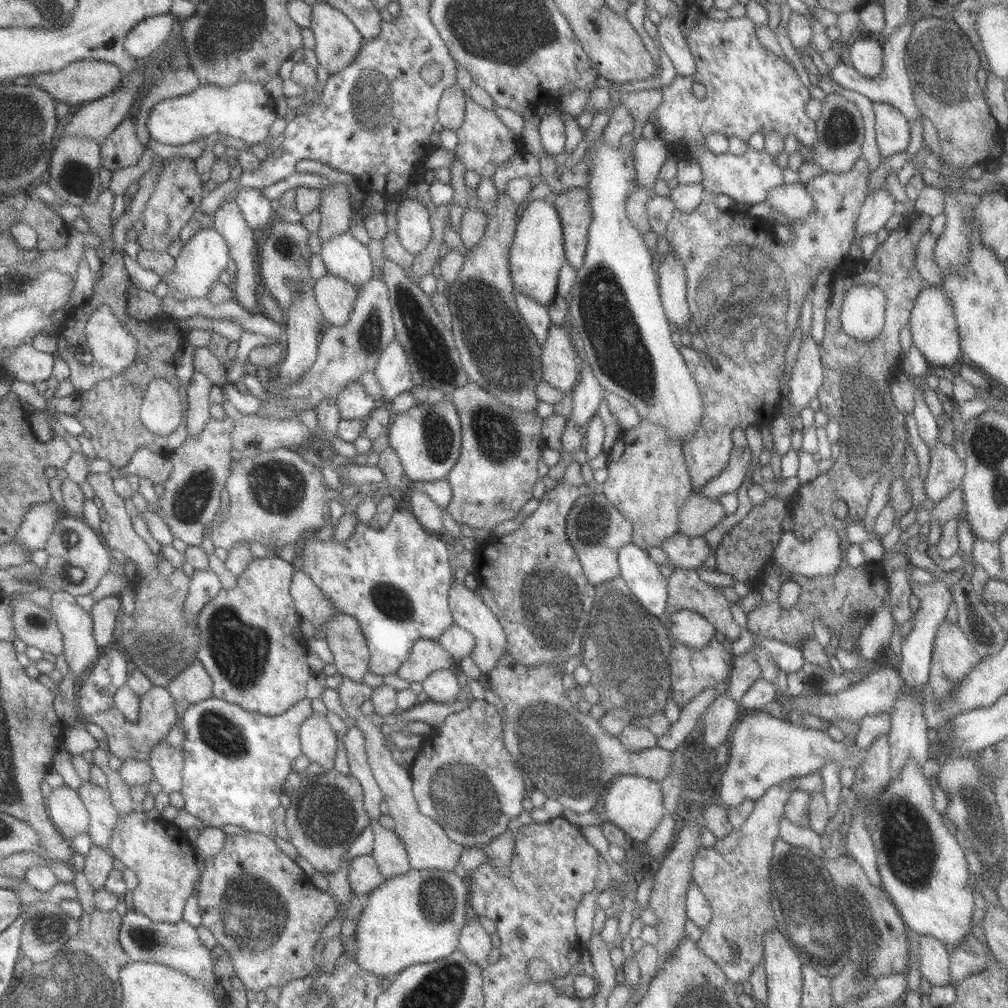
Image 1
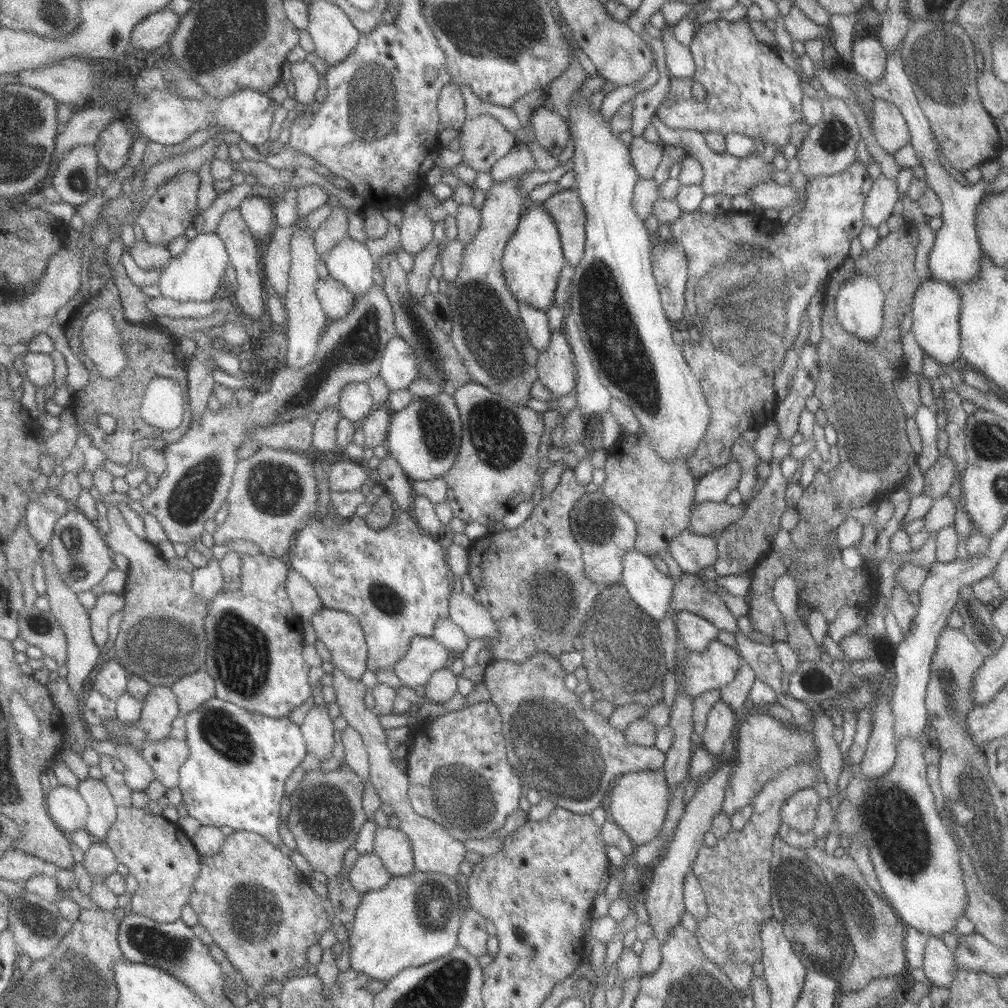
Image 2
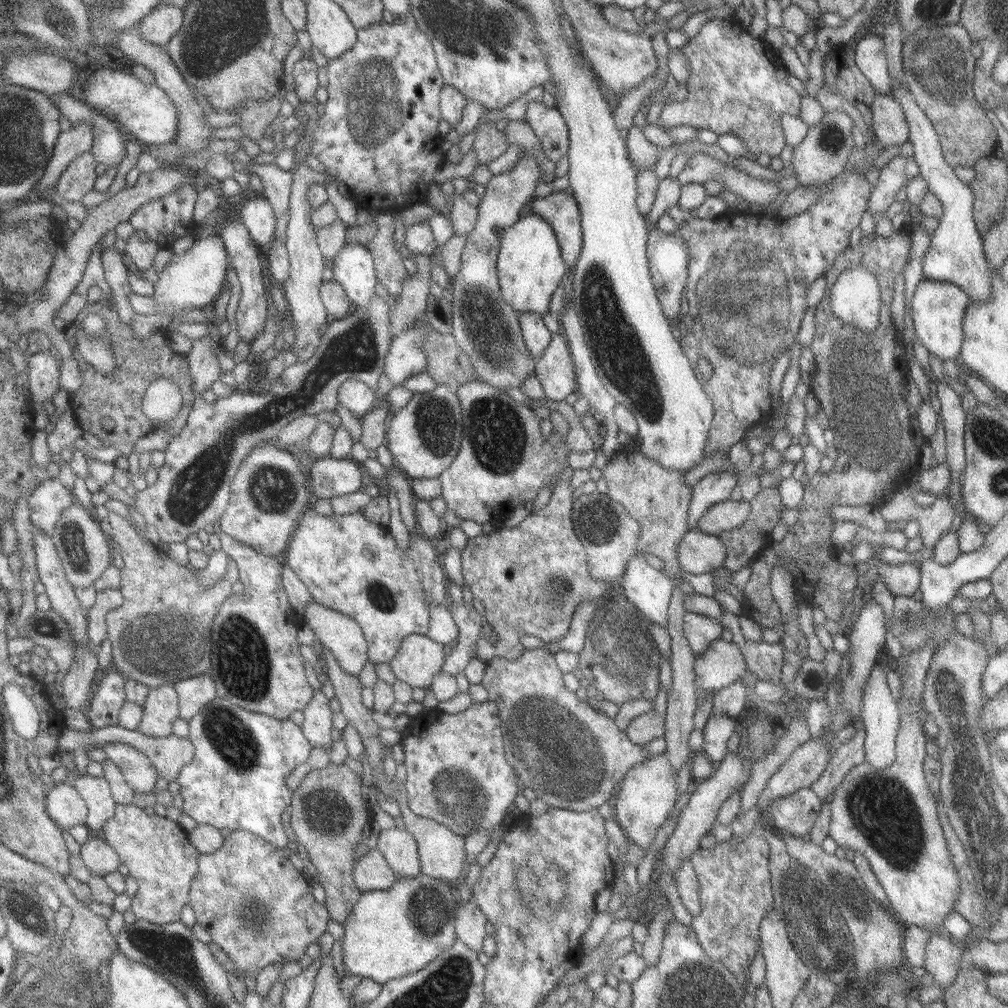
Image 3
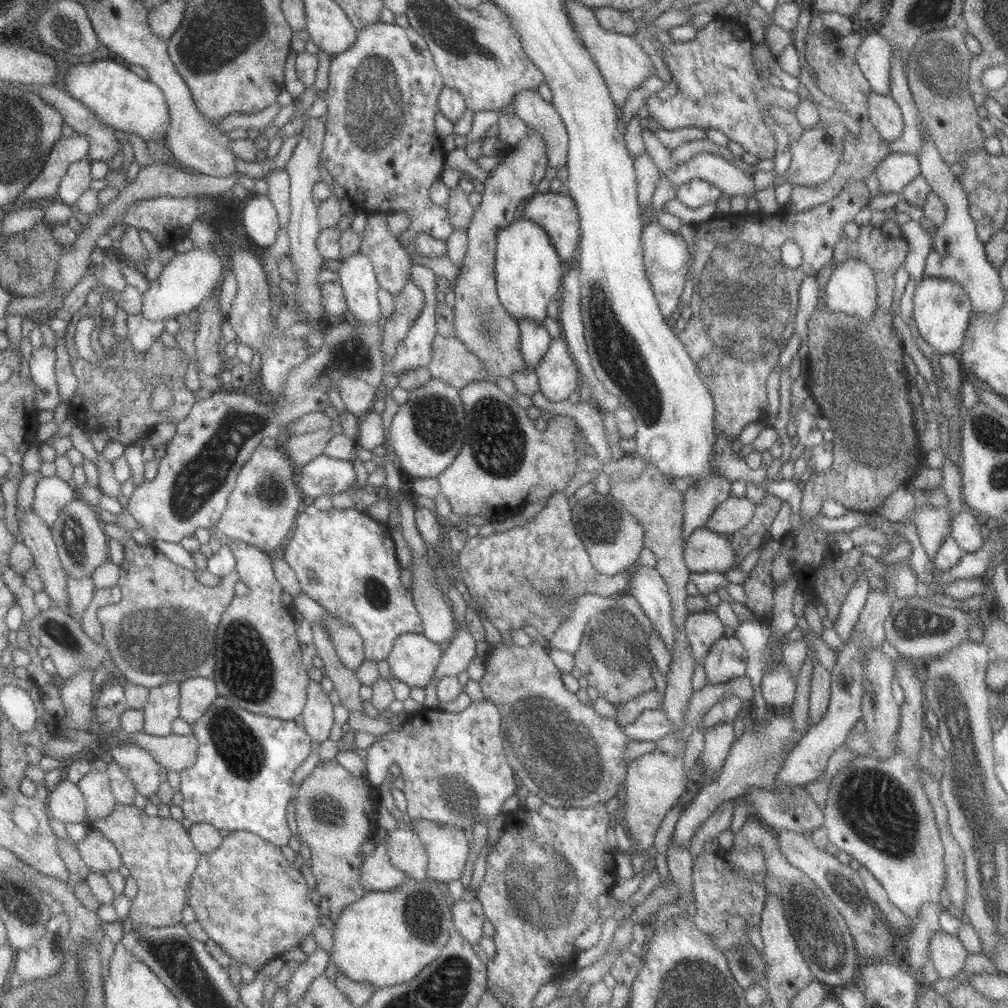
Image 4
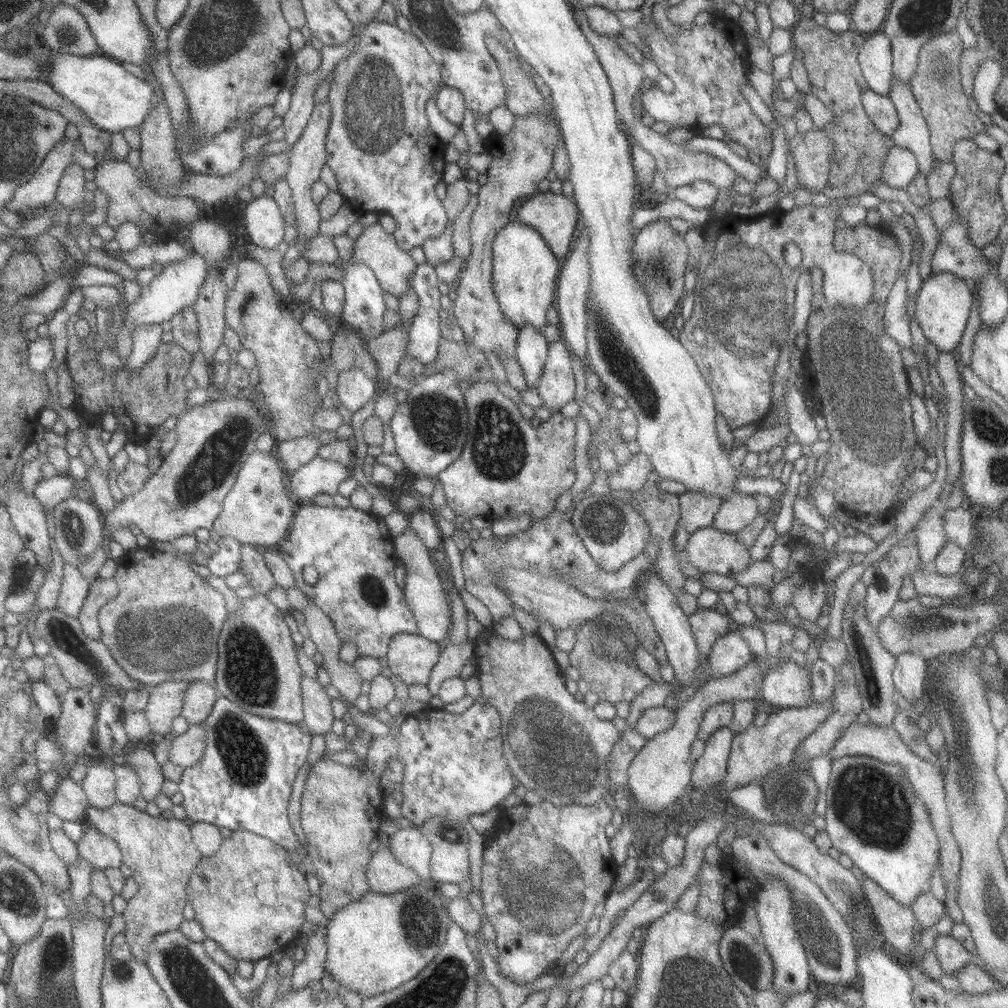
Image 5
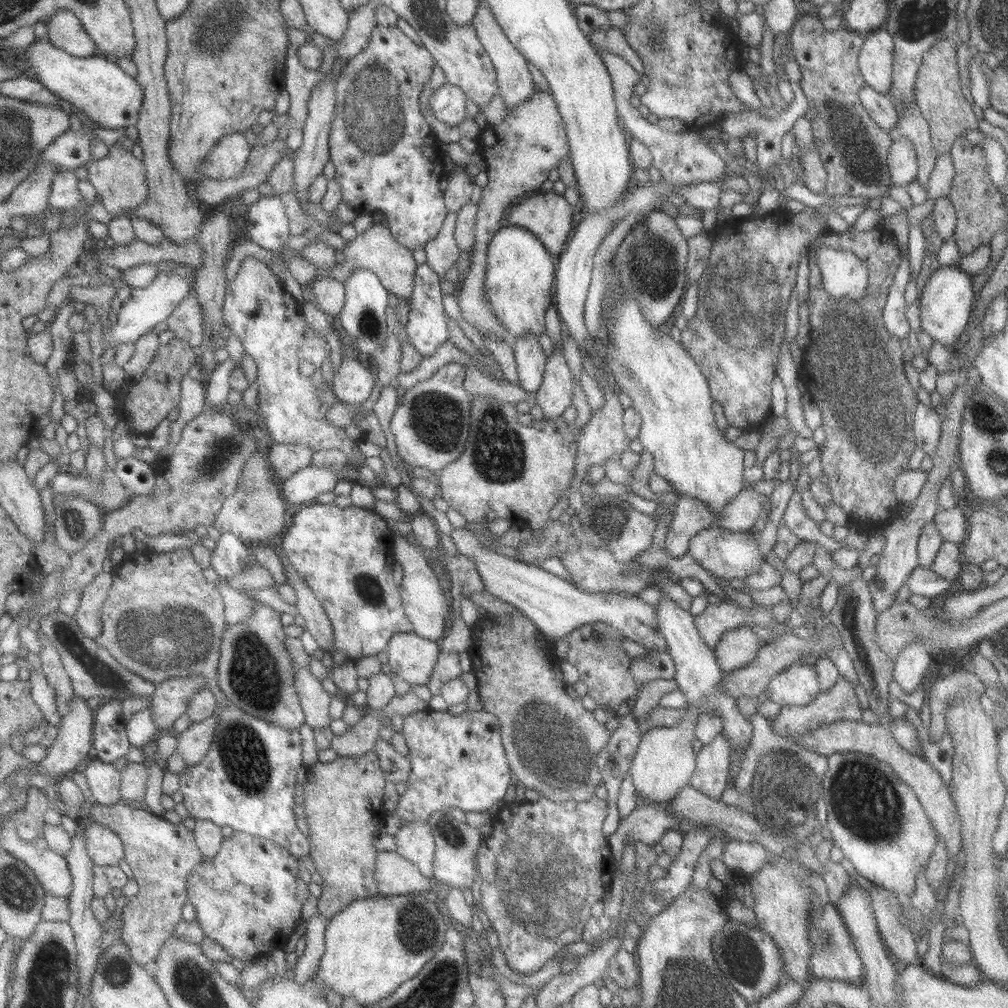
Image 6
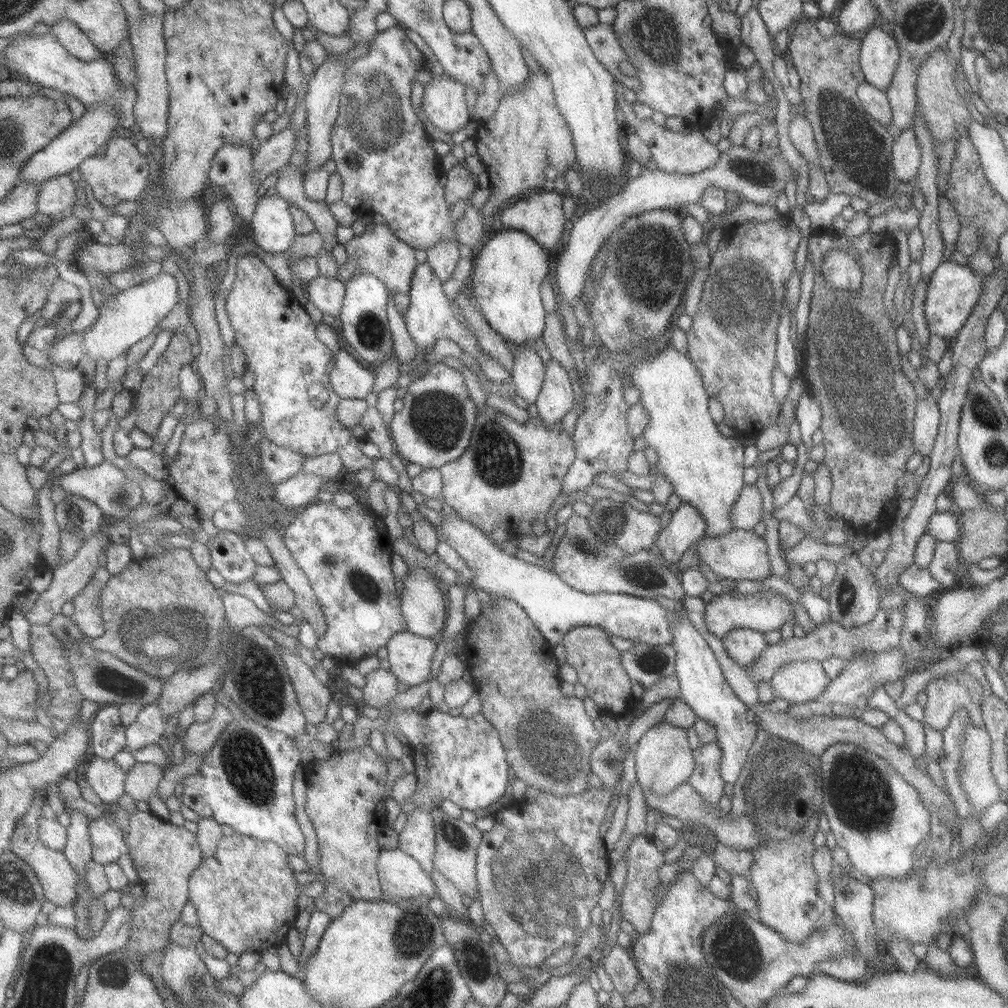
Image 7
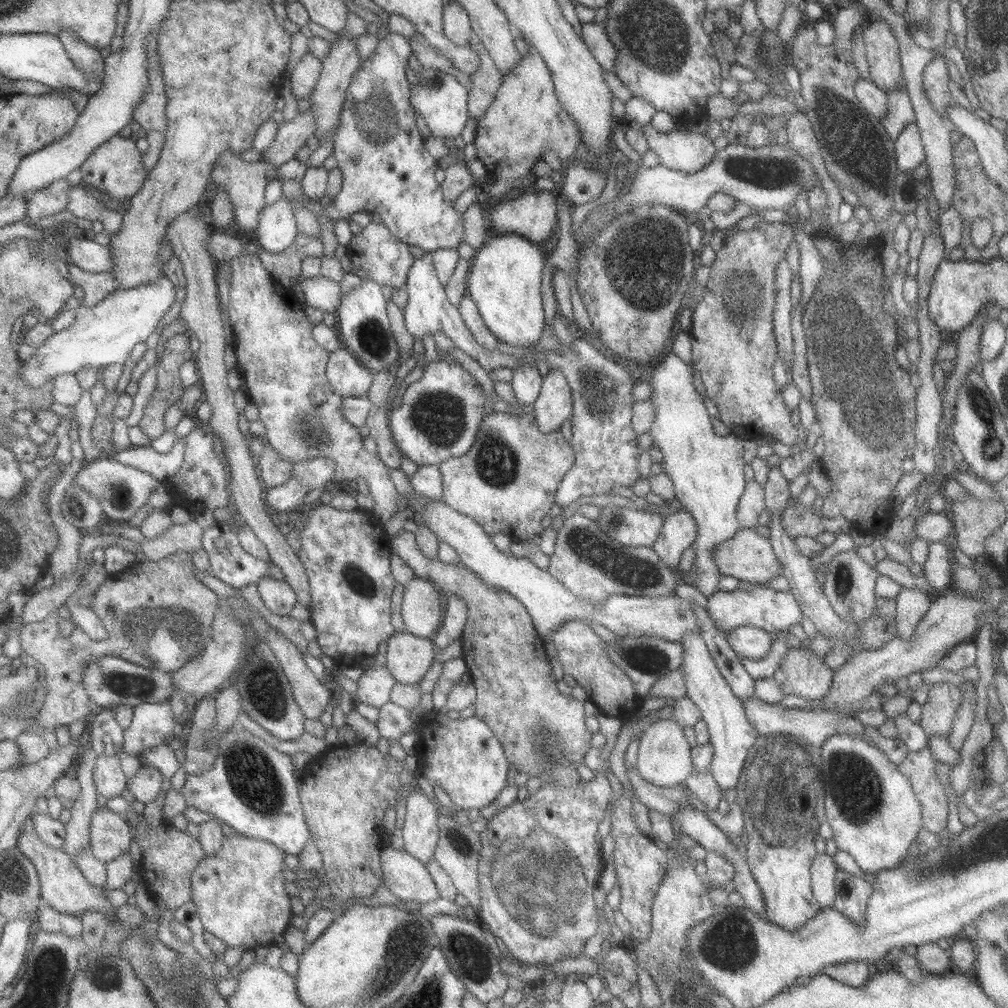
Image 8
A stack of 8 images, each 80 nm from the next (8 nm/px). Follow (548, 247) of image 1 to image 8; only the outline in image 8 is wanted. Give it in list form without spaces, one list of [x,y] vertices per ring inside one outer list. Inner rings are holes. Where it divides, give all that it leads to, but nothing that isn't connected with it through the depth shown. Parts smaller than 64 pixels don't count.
[[[515,233],[503,234],[503,236],[490,239],[472,260],[468,276],[468,295],[477,303],[487,328],[501,343],[505,342],[510,346],[533,347],[541,340],[545,332],[545,308],[543,308],[543,294],[541,294],[545,256],[539,250],[540,247],[535,246],[535,243],[526,237]]]

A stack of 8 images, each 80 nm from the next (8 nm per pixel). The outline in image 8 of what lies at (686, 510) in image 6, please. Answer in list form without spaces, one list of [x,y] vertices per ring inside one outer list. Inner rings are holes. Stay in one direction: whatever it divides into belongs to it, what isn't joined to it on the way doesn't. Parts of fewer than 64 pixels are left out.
[[[679,508],[674,513],[662,517],[661,532],[650,547],[664,565],[674,570],[681,552],[692,546],[695,535],[695,521],[687,511]]]

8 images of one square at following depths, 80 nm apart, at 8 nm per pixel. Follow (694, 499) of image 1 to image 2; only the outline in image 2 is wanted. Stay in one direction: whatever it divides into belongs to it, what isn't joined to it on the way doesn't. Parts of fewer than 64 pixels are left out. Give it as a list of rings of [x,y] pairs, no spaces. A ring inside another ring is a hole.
[[[725,501],[692,503],[686,529],[691,534],[713,536],[734,523],[742,512],[740,502],[738,506],[729,506]]]

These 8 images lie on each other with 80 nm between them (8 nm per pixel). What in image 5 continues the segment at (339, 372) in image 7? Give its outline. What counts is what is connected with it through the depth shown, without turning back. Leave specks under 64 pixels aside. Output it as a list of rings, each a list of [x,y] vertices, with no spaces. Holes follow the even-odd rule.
[[[360,367],[341,372],[338,377],[337,399],[352,413],[357,412],[375,398],[379,384],[382,383],[375,382]]]

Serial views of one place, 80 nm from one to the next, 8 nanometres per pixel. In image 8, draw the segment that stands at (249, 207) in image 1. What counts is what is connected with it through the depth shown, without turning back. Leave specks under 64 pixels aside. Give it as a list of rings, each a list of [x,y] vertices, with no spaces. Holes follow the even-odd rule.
[[[282,197],[278,202],[267,205],[261,212],[256,234],[259,247],[272,254],[278,254],[290,248],[300,233],[298,218],[289,201]]]

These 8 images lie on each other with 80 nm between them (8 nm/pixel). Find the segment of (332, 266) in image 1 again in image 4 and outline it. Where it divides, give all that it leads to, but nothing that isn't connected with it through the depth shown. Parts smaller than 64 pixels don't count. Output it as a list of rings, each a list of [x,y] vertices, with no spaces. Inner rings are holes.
[[[357,251],[346,257],[341,261],[337,280],[342,284],[349,307],[347,317],[363,324],[382,321],[377,298],[380,284],[369,256]]]

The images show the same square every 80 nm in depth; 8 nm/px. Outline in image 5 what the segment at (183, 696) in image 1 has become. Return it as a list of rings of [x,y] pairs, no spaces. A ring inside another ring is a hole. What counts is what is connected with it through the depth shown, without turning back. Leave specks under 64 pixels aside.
[[[193,681],[189,684],[183,708],[183,716],[189,725],[201,725],[213,710],[217,700],[220,698],[218,690],[211,684]]]

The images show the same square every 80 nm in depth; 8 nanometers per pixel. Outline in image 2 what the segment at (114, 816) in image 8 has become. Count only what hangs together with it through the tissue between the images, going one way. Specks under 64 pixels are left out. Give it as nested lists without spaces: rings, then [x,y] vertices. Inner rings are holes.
[[[93,841],[83,856],[83,865],[94,883],[104,884],[106,878],[117,870],[118,858],[105,842]]]

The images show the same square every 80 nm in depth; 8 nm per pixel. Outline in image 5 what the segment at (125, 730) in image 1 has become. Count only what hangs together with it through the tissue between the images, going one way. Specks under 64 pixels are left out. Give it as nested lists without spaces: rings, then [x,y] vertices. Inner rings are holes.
[[[168,681],[150,689],[148,708],[145,708],[154,738],[170,737],[174,721],[183,714],[189,684]]]

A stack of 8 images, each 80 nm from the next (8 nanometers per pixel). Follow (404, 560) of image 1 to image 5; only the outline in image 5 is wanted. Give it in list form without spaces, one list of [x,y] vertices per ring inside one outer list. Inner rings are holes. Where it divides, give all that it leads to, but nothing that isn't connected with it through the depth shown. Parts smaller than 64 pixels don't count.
[[[310,502],[301,503],[296,511],[290,535],[279,546],[287,564],[296,576],[298,587],[333,620],[339,638],[343,641],[356,642],[362,657],[387,657],[391,639],[395,635],[419,635],[418,620],[410,609],[406,592],[397,586],[395,568],[398,567],[396,550],[393,550],[393,536],[389,533],[383,517],[357,510],[352,506],[339,508],[335,505],[321,507]],[[314,566],[318,572],[318,581],[311,585],[303,578],[303,570]]]

